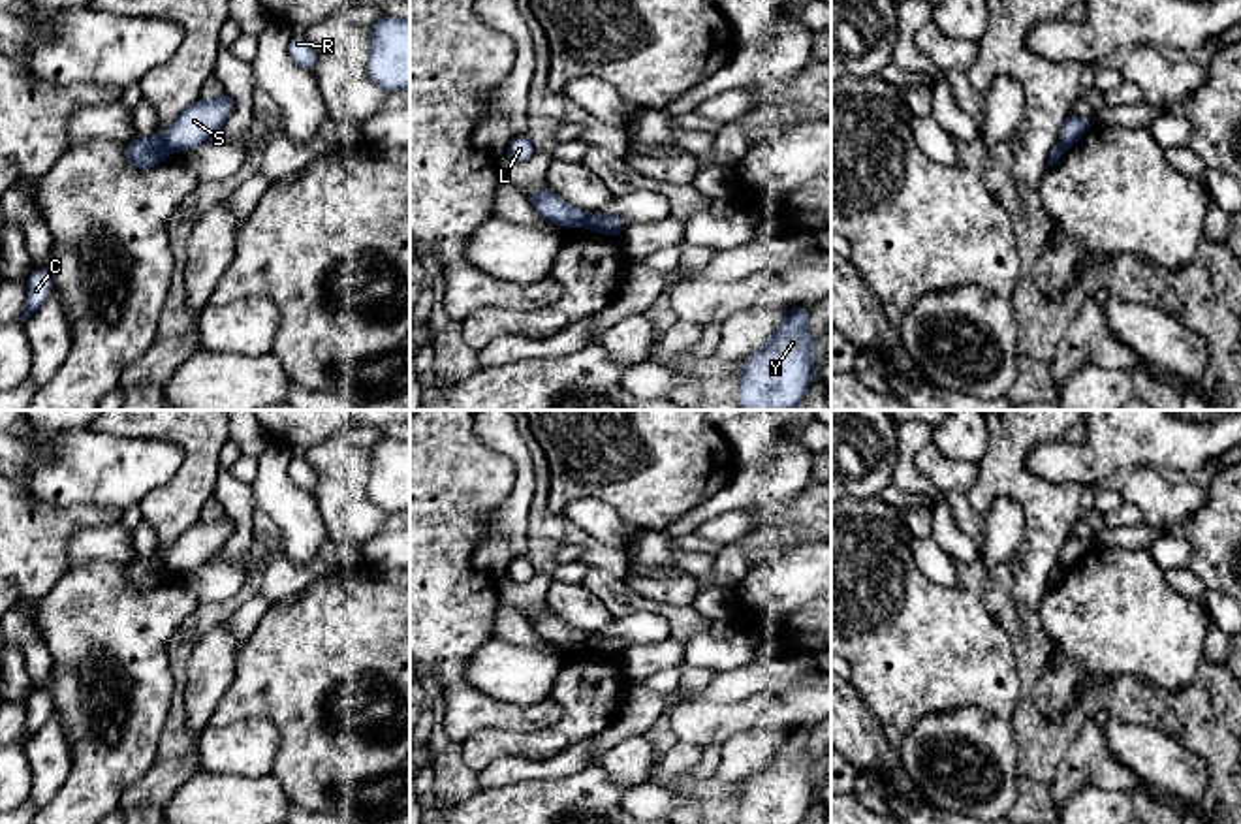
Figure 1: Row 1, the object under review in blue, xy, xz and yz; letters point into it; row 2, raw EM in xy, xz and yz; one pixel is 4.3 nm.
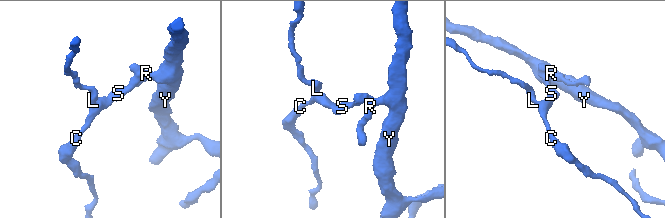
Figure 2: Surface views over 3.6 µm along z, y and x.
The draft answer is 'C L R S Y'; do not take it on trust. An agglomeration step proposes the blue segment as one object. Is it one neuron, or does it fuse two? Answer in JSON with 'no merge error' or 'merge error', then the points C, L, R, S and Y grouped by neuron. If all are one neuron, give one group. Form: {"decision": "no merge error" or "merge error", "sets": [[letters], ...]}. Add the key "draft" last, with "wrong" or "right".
{"decision": "merge error", "sets": [["C", "L"], ["R", "S", "Y"]], "draft": "wrong"}

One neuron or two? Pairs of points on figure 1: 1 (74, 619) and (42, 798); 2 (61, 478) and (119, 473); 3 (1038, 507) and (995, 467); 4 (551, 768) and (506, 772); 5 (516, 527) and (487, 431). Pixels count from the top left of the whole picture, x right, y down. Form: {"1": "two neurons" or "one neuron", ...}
{"1": "two neurons", "2": "one neuron", "3": "one neuron", "4": "one neuron", "5": "one neuron"}

